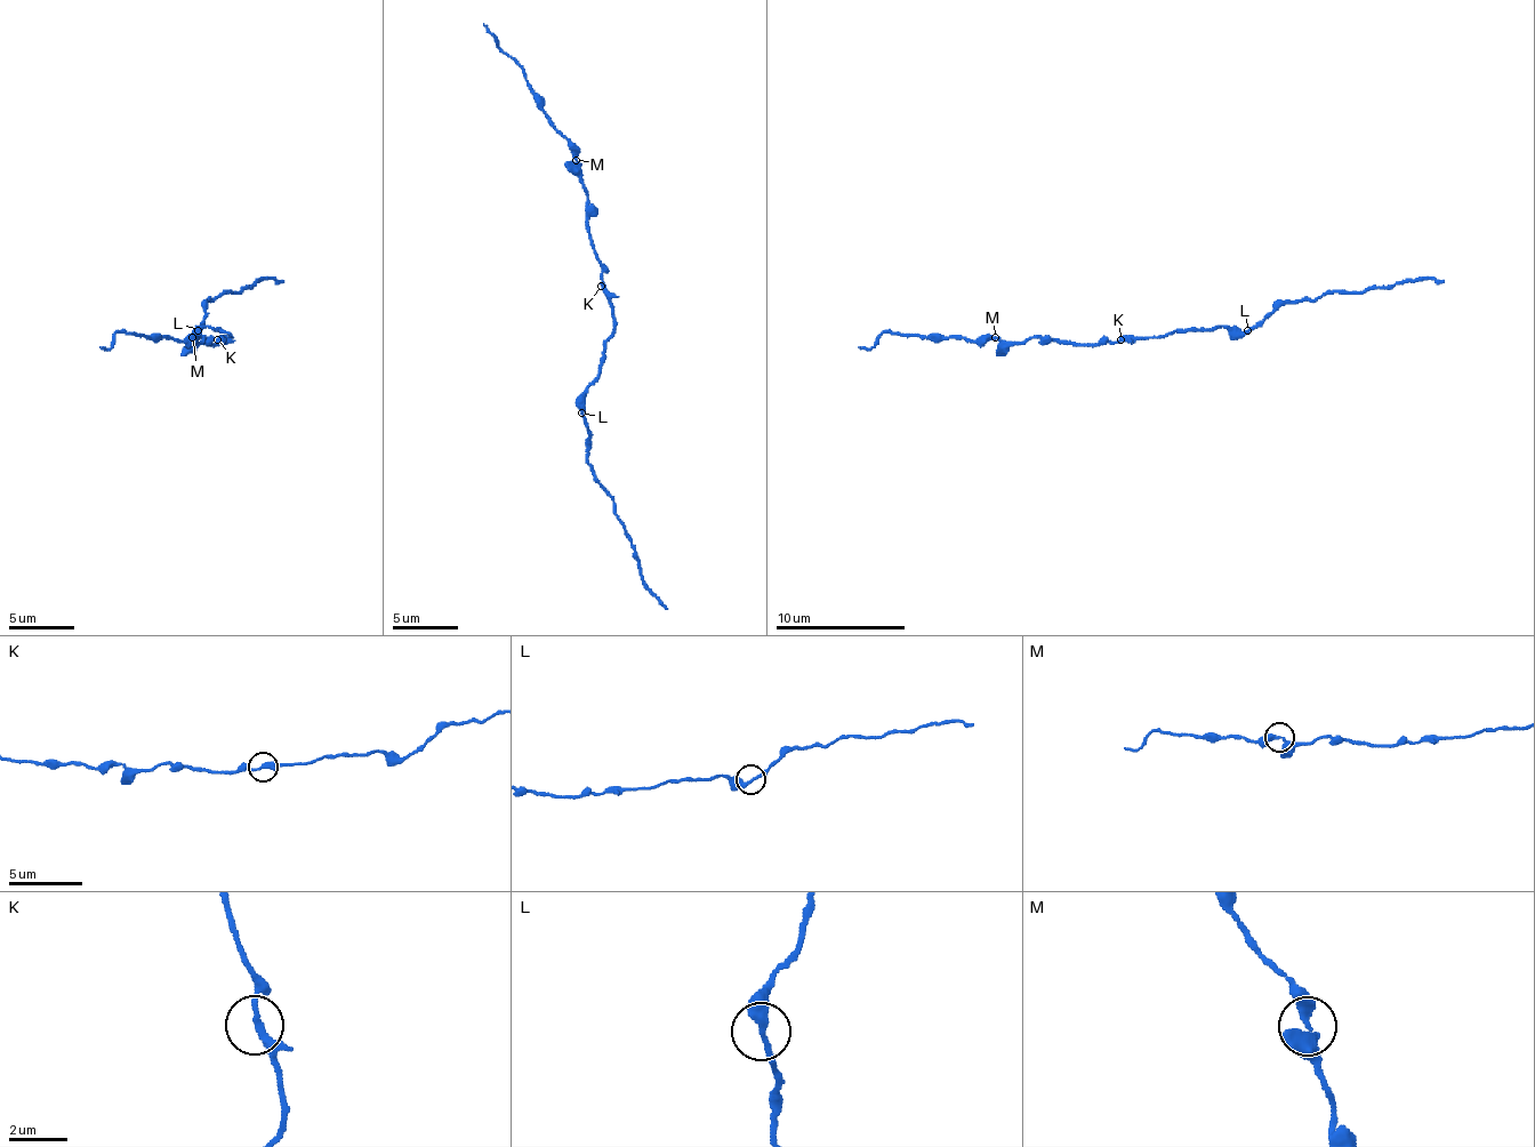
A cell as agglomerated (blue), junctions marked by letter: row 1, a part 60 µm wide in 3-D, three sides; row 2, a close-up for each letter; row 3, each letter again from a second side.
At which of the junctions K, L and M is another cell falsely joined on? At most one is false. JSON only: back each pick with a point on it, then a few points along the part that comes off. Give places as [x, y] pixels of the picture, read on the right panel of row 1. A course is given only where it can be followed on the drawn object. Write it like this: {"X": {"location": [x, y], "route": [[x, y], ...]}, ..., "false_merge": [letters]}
{"false_merge": []}

